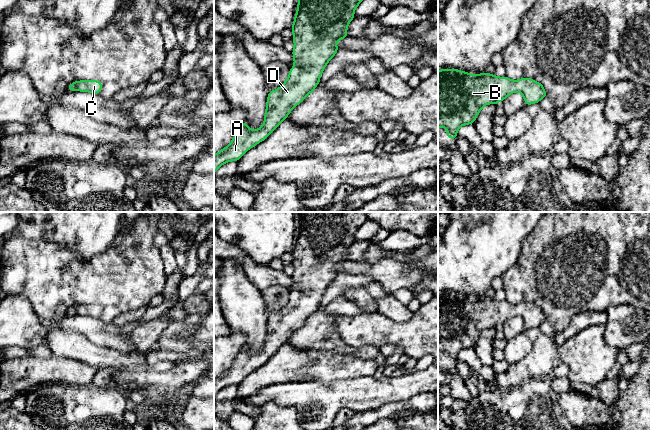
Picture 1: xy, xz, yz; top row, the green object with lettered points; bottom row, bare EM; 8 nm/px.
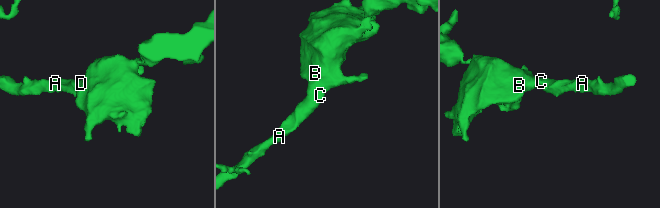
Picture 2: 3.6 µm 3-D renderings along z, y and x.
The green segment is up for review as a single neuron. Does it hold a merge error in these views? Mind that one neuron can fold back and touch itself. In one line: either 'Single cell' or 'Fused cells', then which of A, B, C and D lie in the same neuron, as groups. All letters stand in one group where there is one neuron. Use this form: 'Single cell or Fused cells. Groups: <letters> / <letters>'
Single cell. Groups: A B C D

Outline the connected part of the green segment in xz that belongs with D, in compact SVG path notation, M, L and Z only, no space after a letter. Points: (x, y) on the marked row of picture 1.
M299 0L297 5L297 13L294 22L290 28L294 36L294 49L292 55L294 58L294 67L290 68L287 80L277 89L271 90L267 97L266 111L263 125L252 130L248 128L248 123L243 121L240 128L235 133L231 143L224 147L221 151L214 155L214 174L217 169L229 161L237 162L247 150L256 146L259 142L264 141L290 114L291 110L299 105L304 98L312 93L316 86L320 83L320 76L325 69L327 63L334 57L339 48L336 42L349 37L347 34L347 26L354 19L354 11L362 0Z

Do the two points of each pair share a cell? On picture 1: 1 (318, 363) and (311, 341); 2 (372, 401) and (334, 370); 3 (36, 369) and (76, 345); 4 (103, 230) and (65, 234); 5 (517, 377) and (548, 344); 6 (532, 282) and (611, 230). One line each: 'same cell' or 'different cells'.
1: different cells
2: different cells
3: different cells
4: same cell
5: same cell
6: same cell

